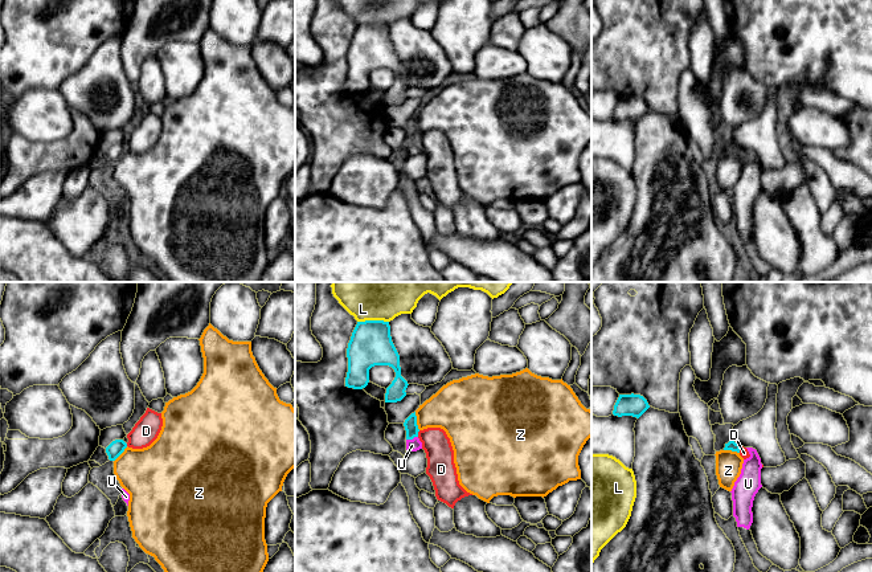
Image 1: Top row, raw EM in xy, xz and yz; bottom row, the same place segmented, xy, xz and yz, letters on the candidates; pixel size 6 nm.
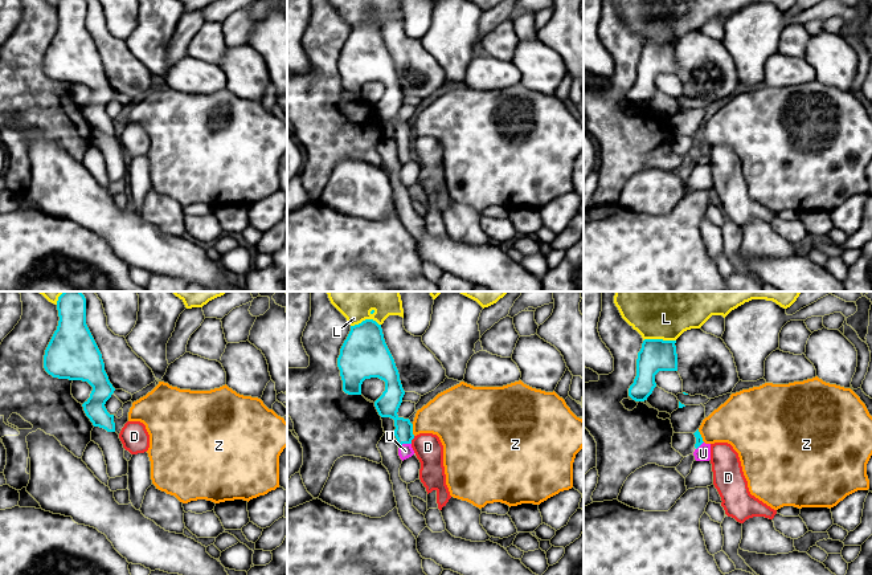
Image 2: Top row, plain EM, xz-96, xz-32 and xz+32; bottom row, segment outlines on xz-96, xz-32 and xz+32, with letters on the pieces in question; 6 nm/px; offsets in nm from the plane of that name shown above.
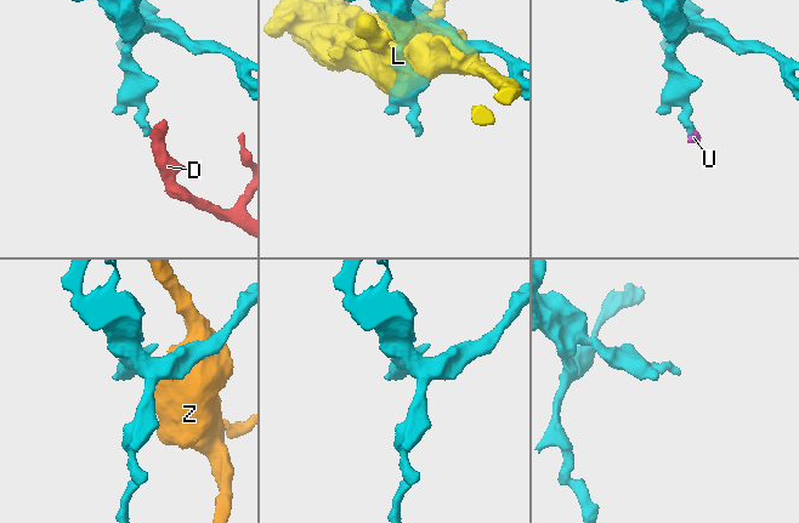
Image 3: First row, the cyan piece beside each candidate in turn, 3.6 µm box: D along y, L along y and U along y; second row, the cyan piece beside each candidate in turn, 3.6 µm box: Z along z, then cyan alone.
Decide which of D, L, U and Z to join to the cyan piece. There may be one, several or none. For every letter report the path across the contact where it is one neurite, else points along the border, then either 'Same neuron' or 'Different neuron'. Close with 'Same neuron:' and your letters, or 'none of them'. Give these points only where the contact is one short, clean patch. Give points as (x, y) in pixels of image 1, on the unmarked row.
D: Different neuron
L: Different neuron
U: Path across: xz (410, 129), (412, 142), (412, 148). Same neuron
Z: Different neuron
Same neuron: U

